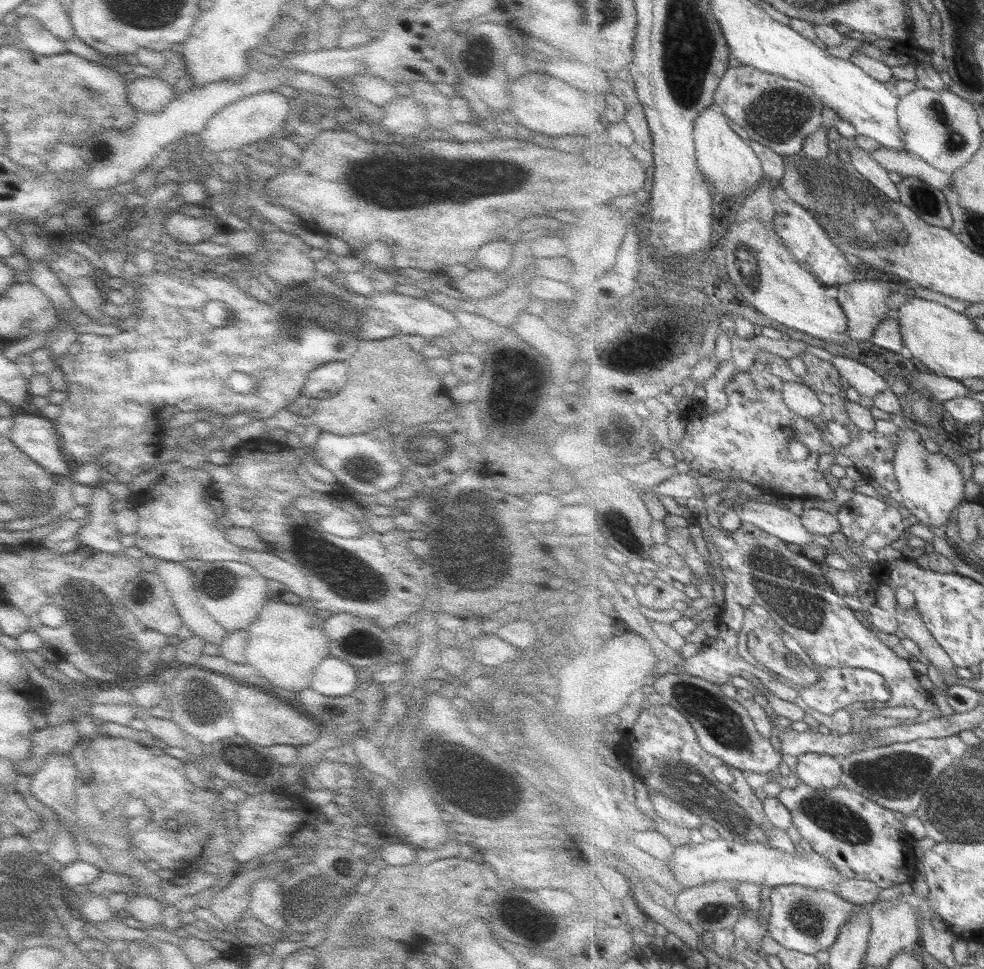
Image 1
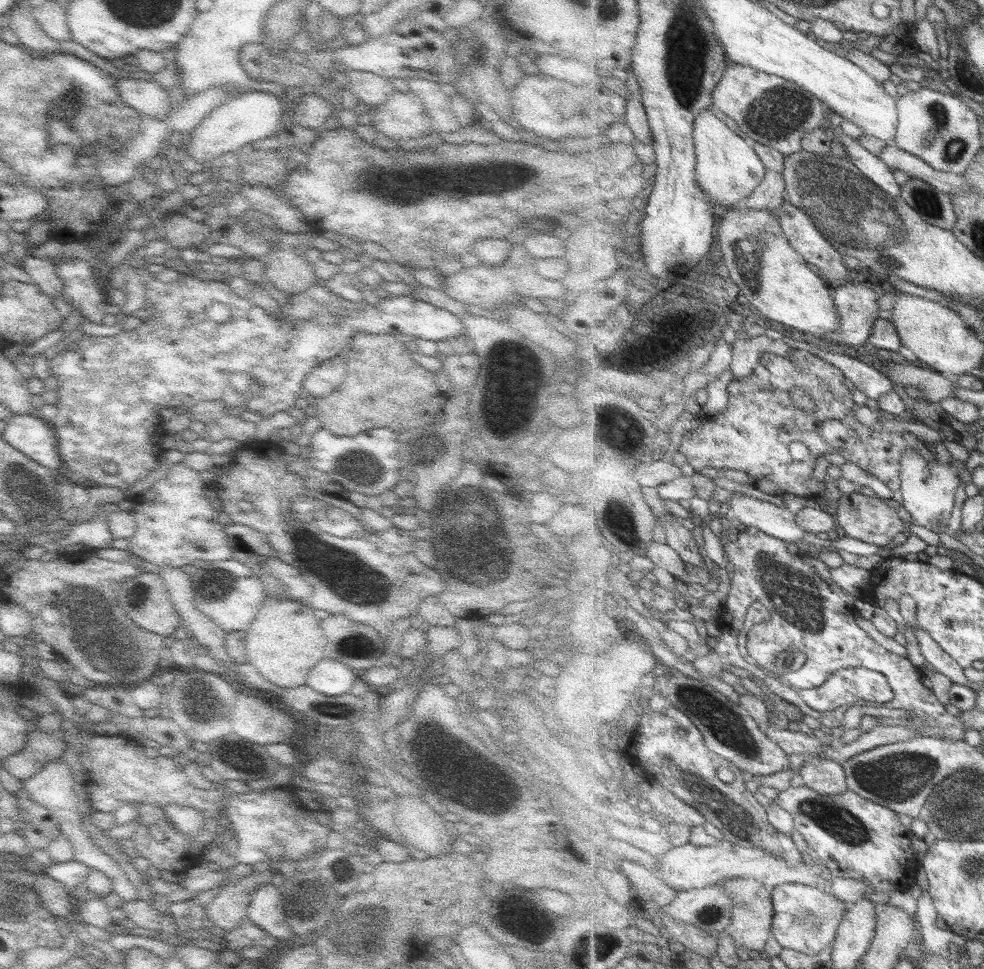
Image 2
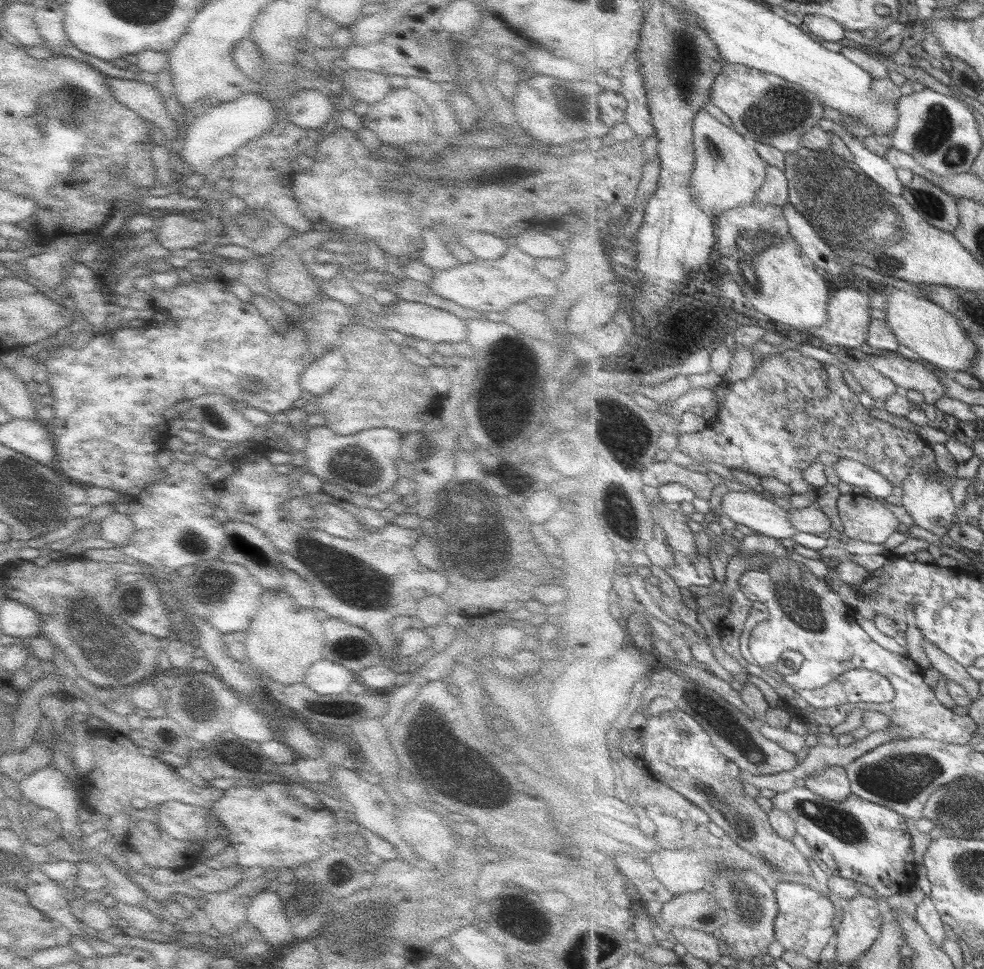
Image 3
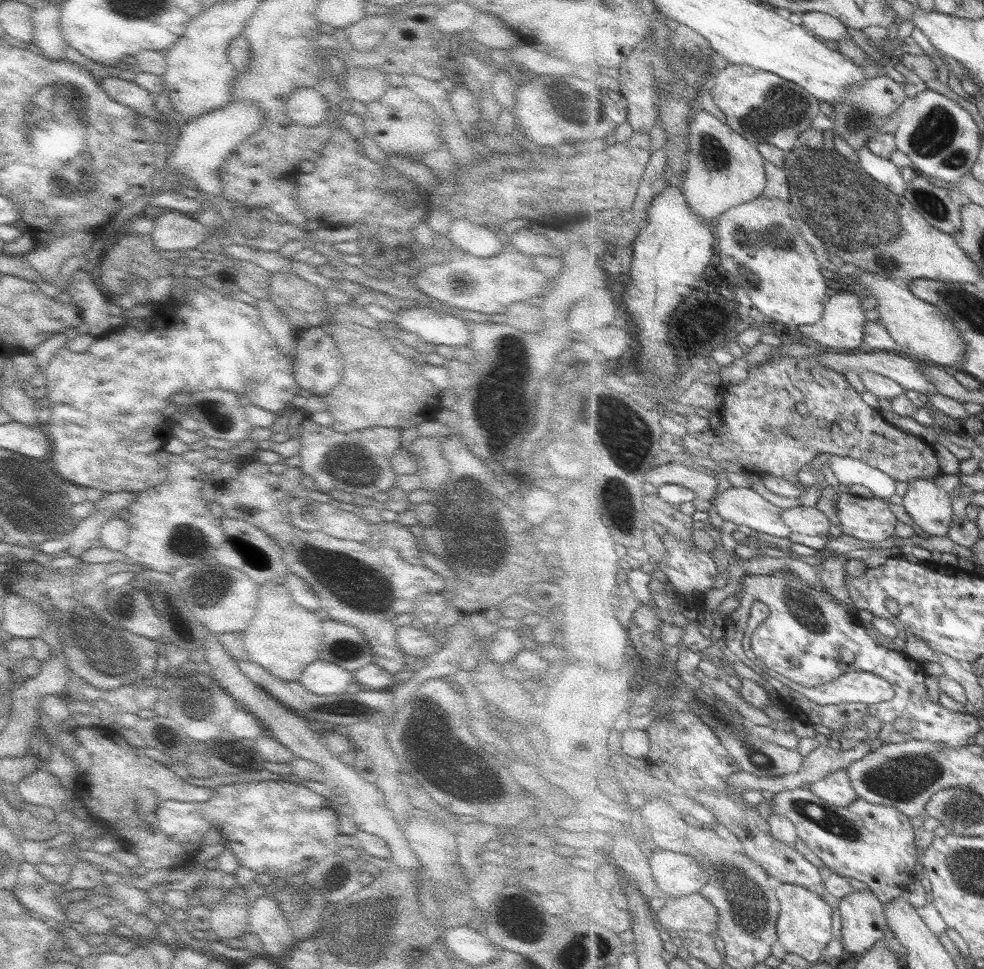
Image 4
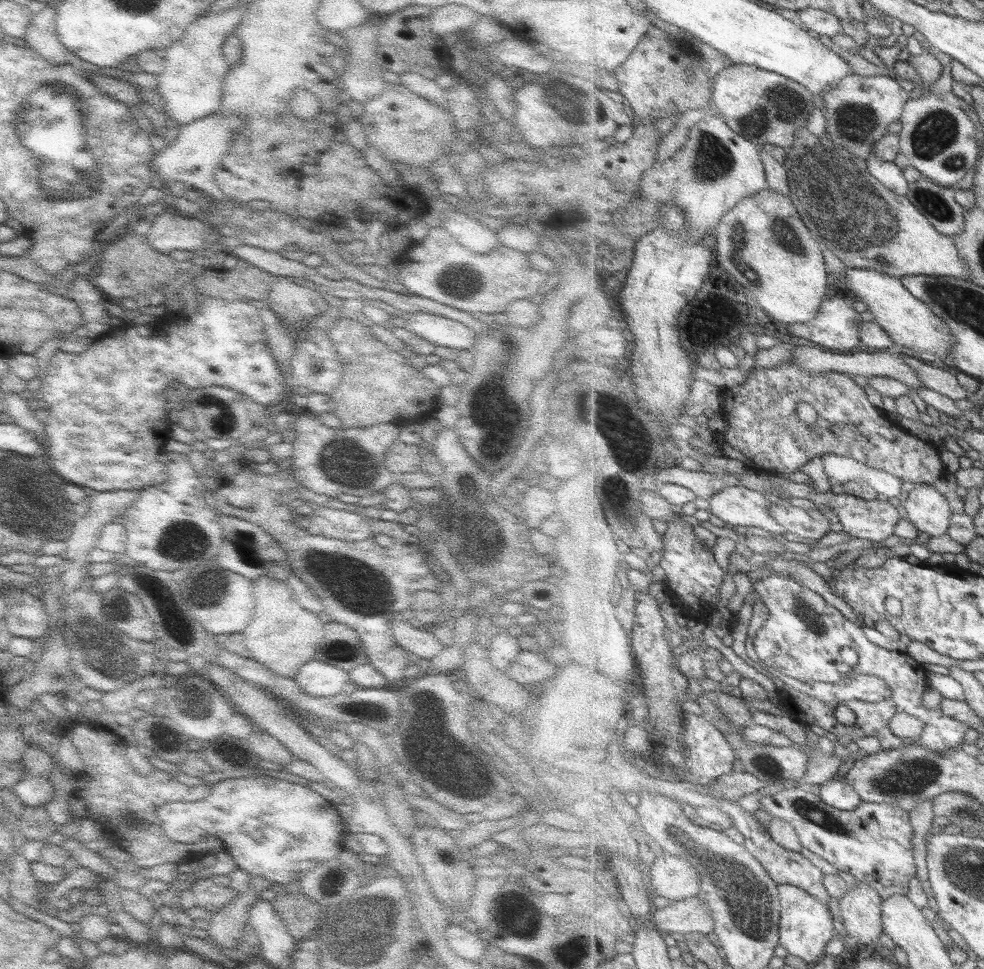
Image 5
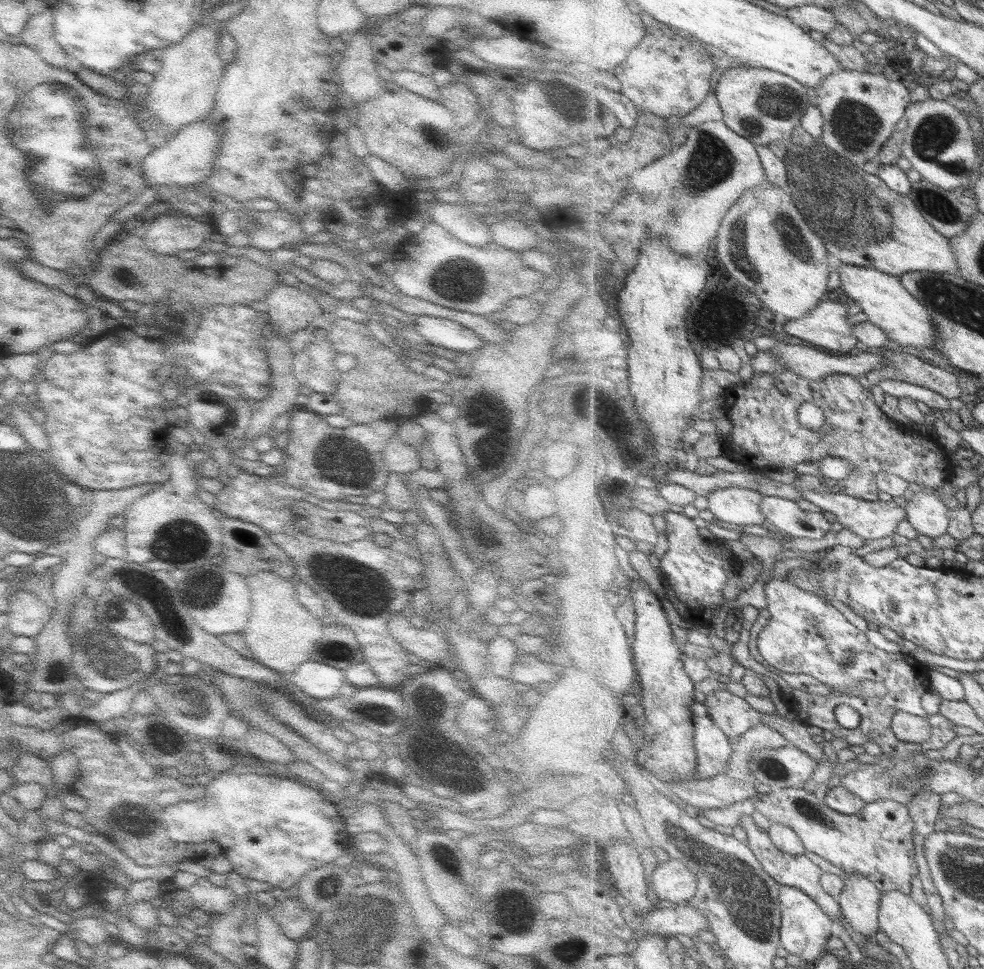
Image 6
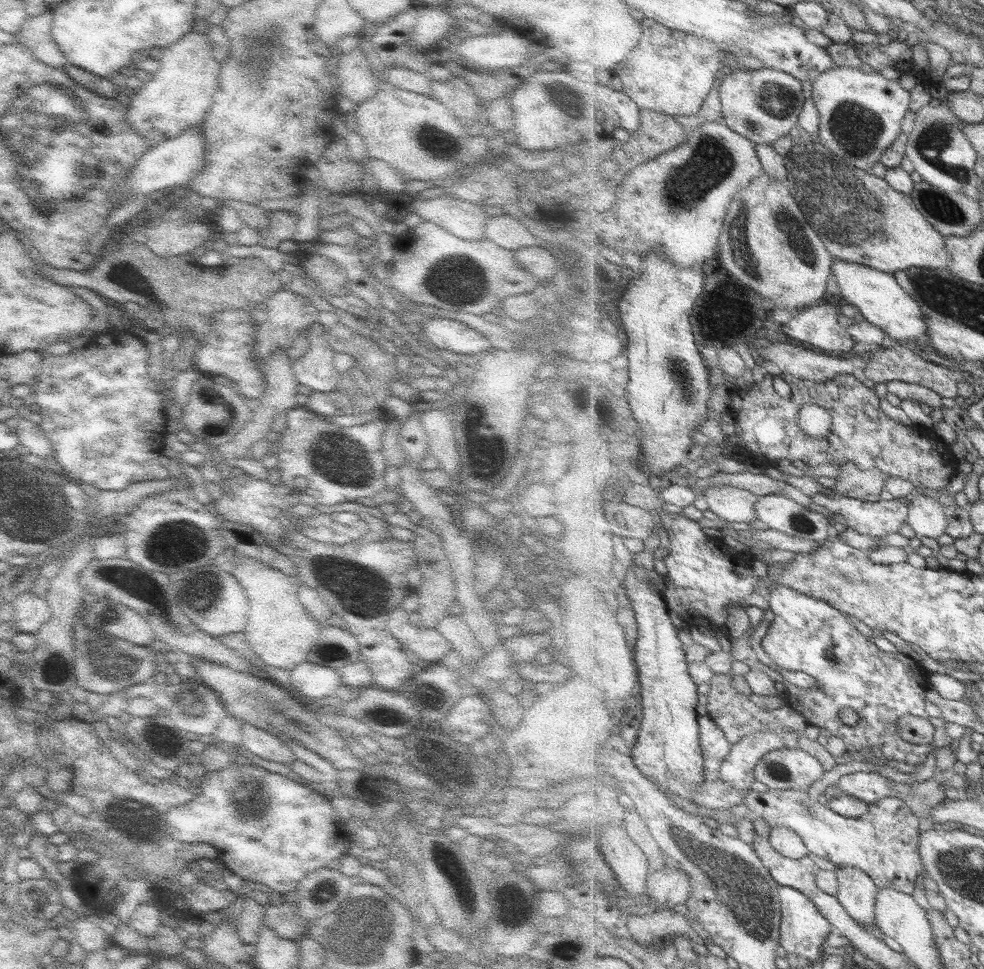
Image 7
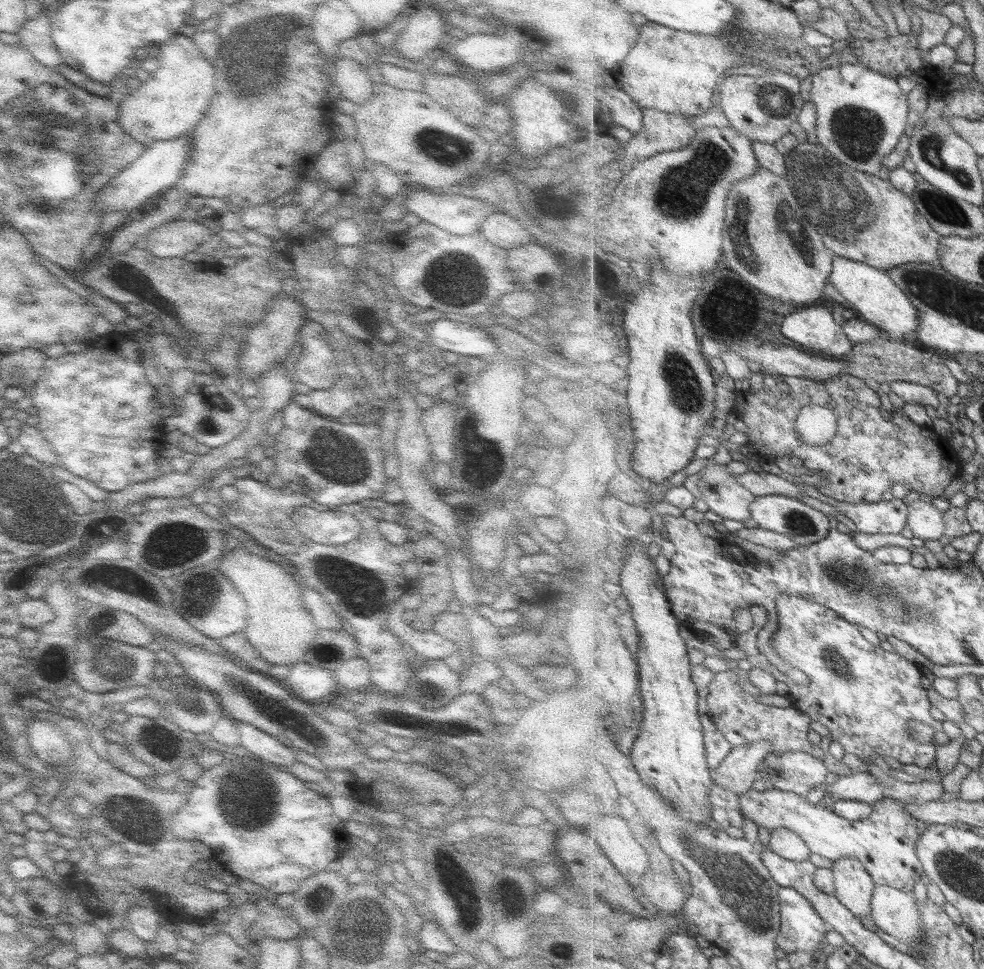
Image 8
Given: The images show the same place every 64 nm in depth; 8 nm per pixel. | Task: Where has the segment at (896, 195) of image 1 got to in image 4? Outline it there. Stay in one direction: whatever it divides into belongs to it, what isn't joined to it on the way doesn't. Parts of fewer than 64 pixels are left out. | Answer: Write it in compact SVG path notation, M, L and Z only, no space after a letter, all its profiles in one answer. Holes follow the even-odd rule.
M868 147L857 151L857 156L858 161L861 162L861 168L877 183L887 187L895 195L905 195L908 184L905 184L900 168L893 164L890 159L876 156Z

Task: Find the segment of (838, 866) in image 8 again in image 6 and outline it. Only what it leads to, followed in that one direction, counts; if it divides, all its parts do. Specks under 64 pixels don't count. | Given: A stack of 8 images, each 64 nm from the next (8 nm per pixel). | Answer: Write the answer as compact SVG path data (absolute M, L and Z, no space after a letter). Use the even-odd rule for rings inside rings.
M857 873L844 878L845 888L838 899L847 926L870 939L880 930L880 908L884 896L874 882Z

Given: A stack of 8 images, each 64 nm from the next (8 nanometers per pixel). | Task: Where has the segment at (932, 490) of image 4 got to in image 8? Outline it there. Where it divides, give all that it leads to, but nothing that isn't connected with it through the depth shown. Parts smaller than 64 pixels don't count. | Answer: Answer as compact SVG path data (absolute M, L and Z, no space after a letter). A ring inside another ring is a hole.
M921 497L910 502L908 526L912 534L921 540L939 540L944 535L944 513L935 508L934 500Z

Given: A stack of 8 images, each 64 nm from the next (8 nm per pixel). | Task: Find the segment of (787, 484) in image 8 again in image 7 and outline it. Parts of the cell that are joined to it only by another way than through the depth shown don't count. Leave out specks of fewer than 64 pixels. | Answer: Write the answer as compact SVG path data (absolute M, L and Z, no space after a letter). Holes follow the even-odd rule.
M717 472L717 475L701 478L697 480L689 480L689 475L683 475L680 479L681 484L695 483L695 486L705 492L706 488L711 485L720 485L725 483L734 487L741 487L741 490L748 490L759 497L767 495L777 495L781 492L783 486L787 486L785 481L771 478L767 474L753 474L753 472L740 472L739 474L727 474L725 472Z

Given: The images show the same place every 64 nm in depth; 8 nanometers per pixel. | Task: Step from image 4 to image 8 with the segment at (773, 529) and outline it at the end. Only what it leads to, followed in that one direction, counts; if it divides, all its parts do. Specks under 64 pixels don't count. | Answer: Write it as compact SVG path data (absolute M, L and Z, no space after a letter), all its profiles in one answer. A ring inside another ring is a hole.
M711 462L700 471L697 481L702 500L711 512L727 520L746 522L757 496L747 490L726 465Z

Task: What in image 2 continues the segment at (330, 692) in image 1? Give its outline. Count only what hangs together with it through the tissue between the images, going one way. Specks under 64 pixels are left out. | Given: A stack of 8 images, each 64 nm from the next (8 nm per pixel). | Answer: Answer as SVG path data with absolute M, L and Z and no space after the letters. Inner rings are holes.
M324 657L309 671L306 686L317 690L321 696L337 697L348 693L353 682L360 678L360 673L349 666Z

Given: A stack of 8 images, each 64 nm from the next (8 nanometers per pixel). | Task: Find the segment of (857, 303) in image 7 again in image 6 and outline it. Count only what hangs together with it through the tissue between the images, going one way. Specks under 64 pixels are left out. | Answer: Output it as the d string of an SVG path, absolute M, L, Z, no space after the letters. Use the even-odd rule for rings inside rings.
M835 265L840 276L840 288L846 296L860 305L868 321L883 329L891 341L906 350L919 352L922 348L936 348L938 327L931 311L904 288L901 278L865 266Z

